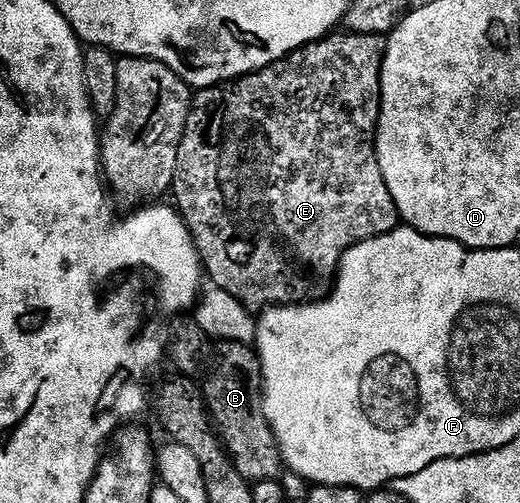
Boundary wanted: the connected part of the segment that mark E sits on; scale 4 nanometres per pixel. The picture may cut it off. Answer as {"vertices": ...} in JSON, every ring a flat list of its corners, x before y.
{"vertices":[[334,32,320,42,312,42,310,46,302,46,294,54,280,58,274,65,228,83,227,90,233,94,225,94,226,87,220,85,212,87,211,92,198,93,192,99,171,194,172,197,177,197,176,209,189,229,198,256,203,260,208,259,209,249,220,248,220,238,225,238,229,246,237,246,237,254,245,265,241,274,217,274,211,282,214,287,229,293,250,311,261,312,266,308,301,304,306,299,324,299,333,289,333,277,347,250,363,240,378,238,397,229,399,215,395,200,391,200,391,192,387,192,387,180,383,180,383,172,379,172,377,159,377,121,381,115,381,69,385,59,385,43,386,39,379,34]]}

